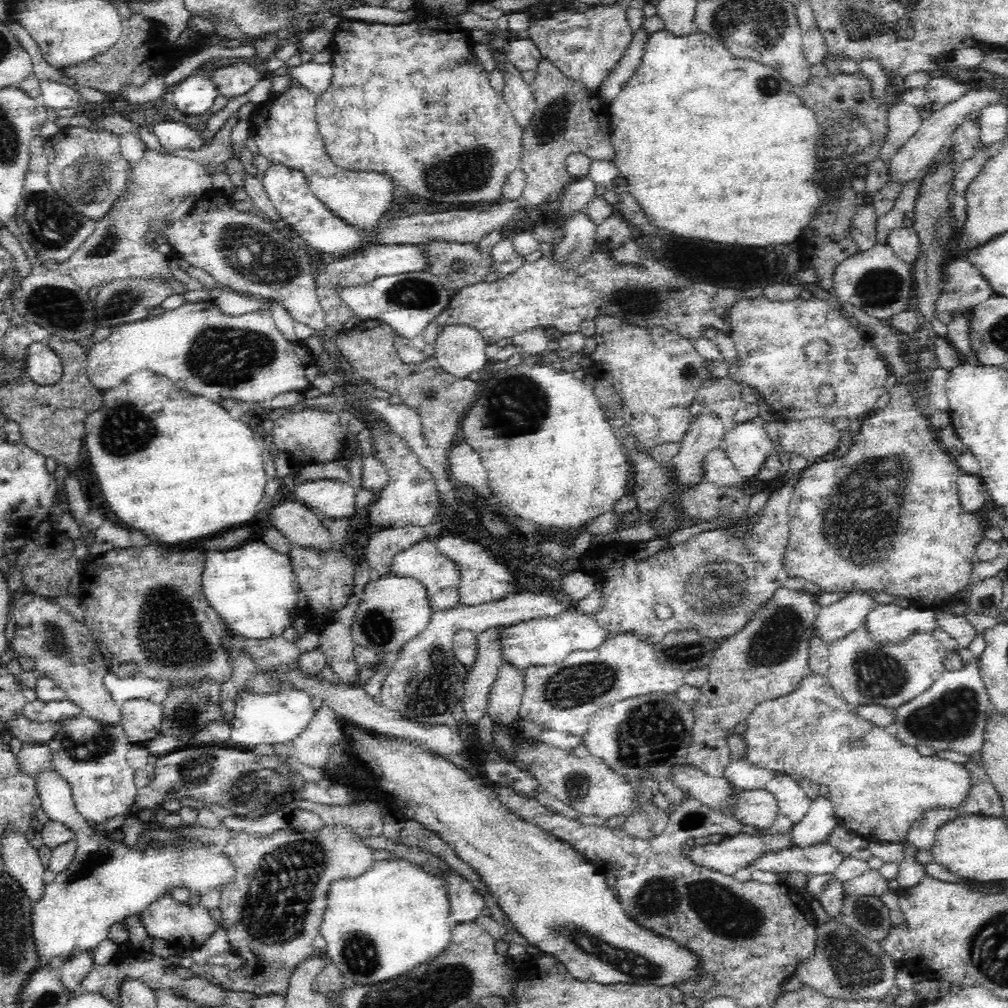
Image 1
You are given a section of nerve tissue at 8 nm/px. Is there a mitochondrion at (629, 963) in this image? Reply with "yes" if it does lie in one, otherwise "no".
yes

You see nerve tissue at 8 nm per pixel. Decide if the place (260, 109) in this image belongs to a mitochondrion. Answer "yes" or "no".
no

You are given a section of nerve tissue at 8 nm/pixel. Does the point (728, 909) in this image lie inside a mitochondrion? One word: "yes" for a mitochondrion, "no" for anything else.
yes

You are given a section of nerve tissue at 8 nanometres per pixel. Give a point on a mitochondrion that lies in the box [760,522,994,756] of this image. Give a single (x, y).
(953, 717)

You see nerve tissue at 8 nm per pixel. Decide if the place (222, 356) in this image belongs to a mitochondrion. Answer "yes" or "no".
yes

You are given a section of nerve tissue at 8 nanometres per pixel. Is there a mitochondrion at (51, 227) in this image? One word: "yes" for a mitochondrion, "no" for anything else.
yes

